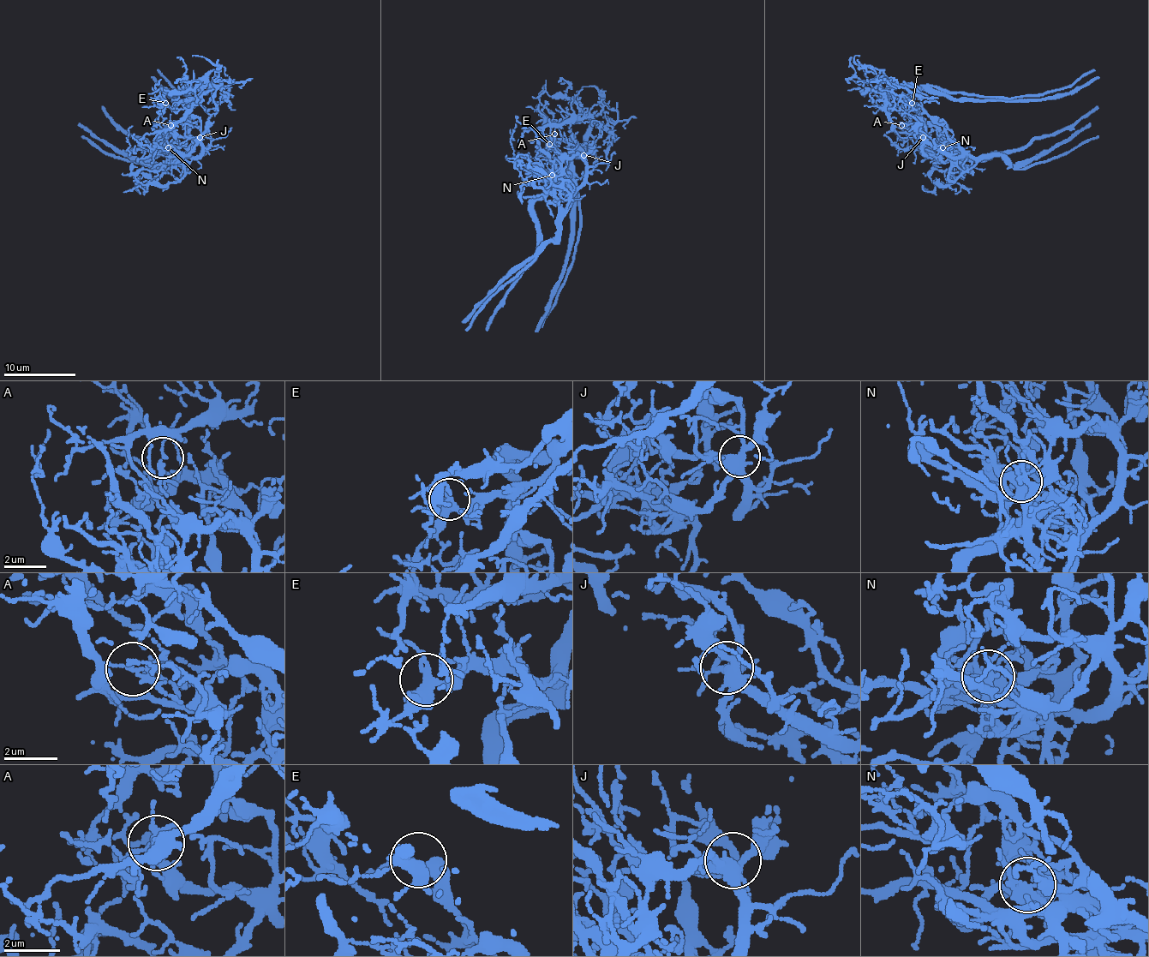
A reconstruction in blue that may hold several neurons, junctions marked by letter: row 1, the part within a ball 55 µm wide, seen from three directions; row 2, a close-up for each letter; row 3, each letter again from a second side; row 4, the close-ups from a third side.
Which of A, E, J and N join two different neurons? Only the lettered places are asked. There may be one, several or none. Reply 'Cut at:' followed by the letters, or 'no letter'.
Cut at: A, N

